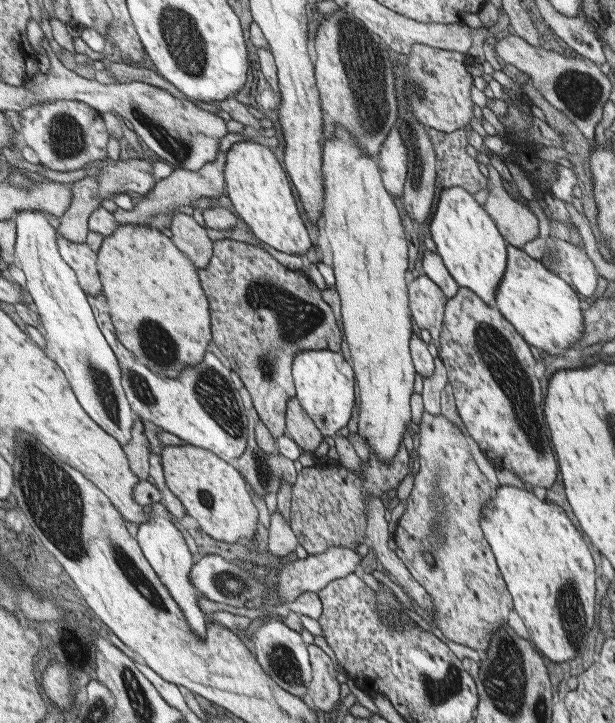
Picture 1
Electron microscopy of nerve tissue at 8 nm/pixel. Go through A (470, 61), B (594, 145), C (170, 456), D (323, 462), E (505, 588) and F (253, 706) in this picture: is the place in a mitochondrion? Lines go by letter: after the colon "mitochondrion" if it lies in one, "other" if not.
A: other
B: other
C: other
D: other
E: other
F: other

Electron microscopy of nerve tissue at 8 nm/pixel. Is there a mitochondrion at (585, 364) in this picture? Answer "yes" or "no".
no

